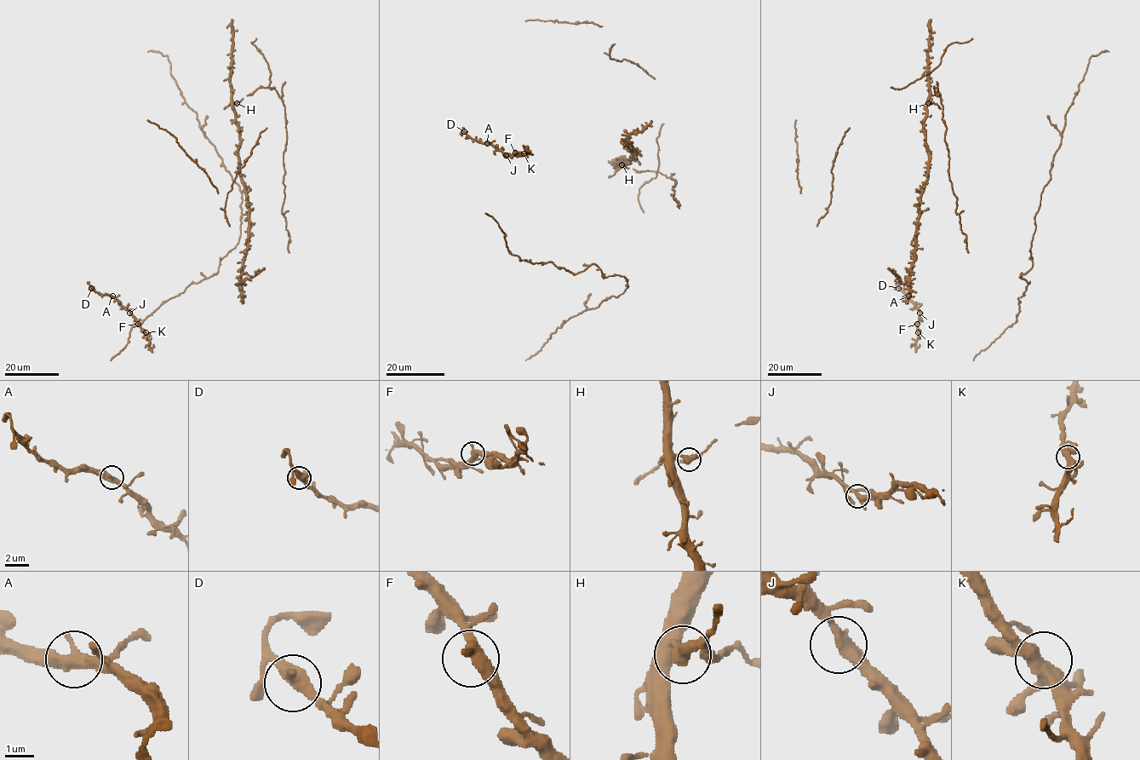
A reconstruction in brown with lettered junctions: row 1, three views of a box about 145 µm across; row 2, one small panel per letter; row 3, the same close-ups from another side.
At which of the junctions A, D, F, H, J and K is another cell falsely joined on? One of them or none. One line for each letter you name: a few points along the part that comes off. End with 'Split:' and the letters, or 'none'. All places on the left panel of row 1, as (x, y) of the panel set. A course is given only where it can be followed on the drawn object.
Split: none

